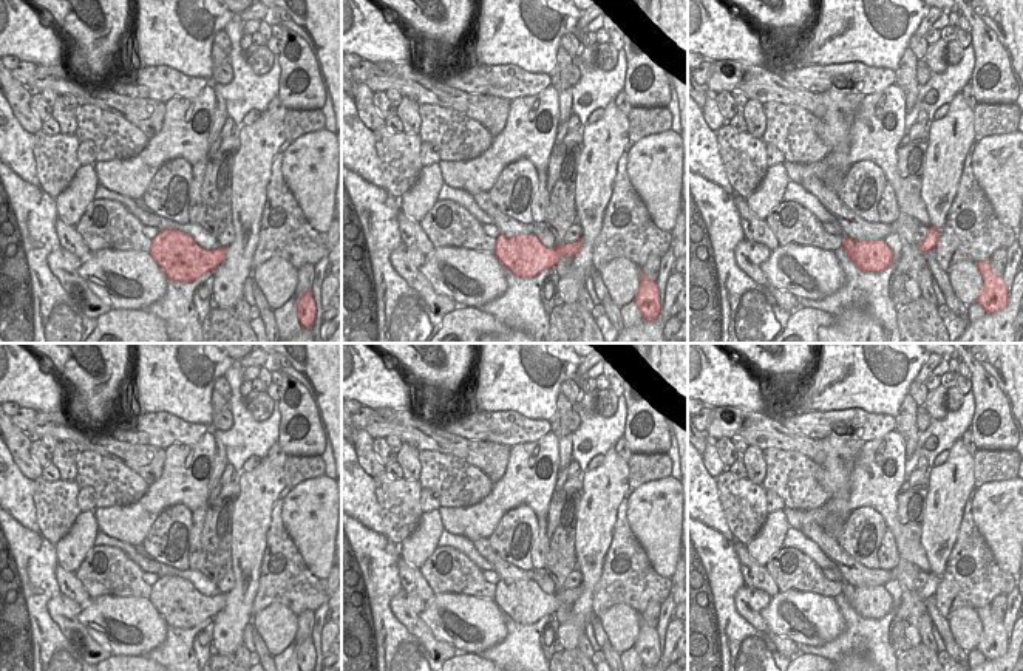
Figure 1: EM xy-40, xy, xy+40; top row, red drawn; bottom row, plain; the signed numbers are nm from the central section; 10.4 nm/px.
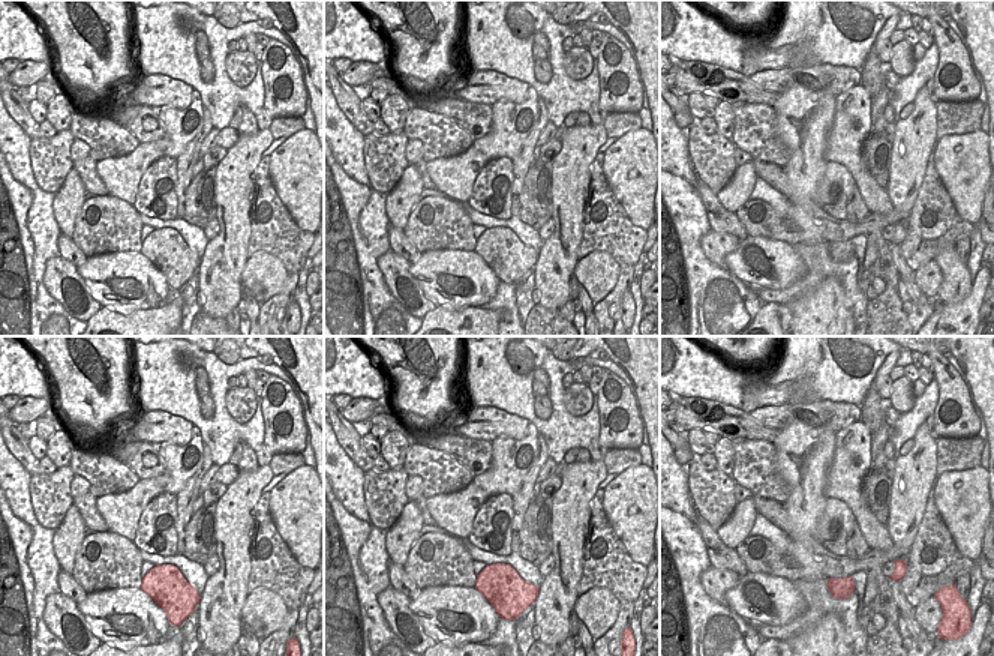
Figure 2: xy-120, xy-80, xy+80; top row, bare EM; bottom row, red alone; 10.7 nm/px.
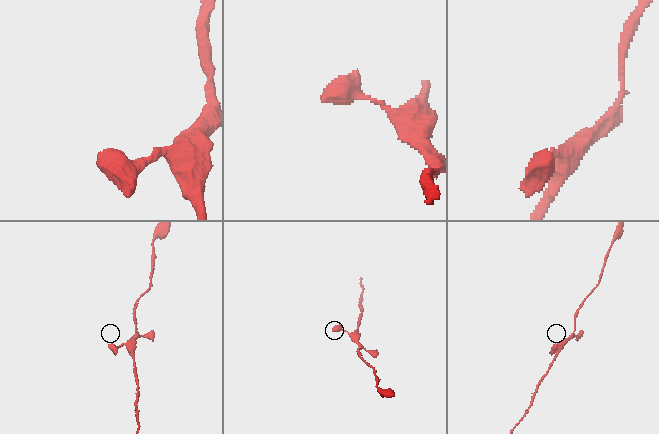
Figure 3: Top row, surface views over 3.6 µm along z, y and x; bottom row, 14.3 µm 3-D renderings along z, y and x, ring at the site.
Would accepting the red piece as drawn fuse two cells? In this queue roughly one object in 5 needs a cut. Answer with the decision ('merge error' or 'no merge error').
no merge error

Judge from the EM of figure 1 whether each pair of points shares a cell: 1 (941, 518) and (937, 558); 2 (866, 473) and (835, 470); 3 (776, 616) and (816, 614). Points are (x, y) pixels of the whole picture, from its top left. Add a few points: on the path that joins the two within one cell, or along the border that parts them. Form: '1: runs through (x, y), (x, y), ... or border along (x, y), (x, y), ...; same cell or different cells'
1: runs through (940, 527), (937, 549); same cell
2: border along (866, 442), (849, 478), (847, 492), (832, 498); different cells
3: runs through (778, 603), (787, 597), (804, 608); same cell

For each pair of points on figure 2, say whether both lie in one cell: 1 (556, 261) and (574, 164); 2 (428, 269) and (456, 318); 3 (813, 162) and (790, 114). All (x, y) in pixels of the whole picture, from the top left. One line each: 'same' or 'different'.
1: same
2: different
3: same

